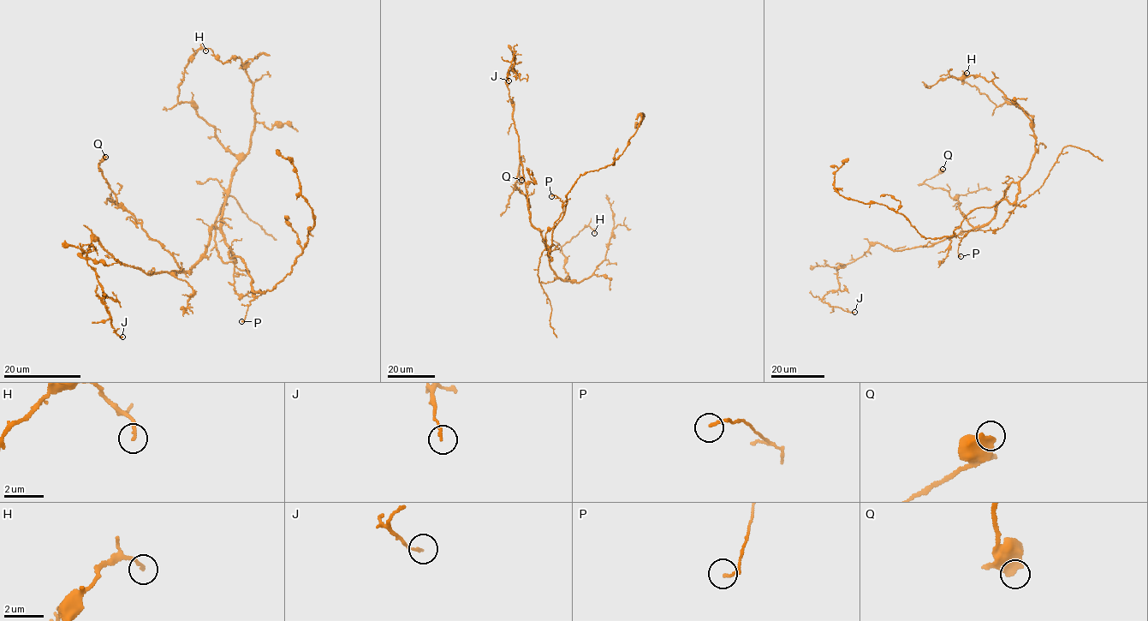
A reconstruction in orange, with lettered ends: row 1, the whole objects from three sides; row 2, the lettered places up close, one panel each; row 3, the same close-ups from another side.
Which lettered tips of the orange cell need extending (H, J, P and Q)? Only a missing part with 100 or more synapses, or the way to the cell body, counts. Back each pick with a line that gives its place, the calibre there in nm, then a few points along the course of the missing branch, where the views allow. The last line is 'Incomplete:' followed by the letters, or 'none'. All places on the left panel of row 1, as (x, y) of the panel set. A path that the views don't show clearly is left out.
Incomplete: none

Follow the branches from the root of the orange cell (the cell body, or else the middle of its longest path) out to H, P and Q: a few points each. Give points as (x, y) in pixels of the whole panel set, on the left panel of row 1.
H: (211, 233), (221, 225), (238, 160), (192, 104), (178, 100), (185, 67), (197, 50), (205, 50)
P: (211, 233), (214, 225), (220, 230), (234, 257), (234, 293), (244, 295), (254, 291), (254, 298), (241, 321)
Q: (211, 233), (205, 258), (190, 271), (181, 269), (135, 217), (118, 205), (98, 167), (105, 157)

